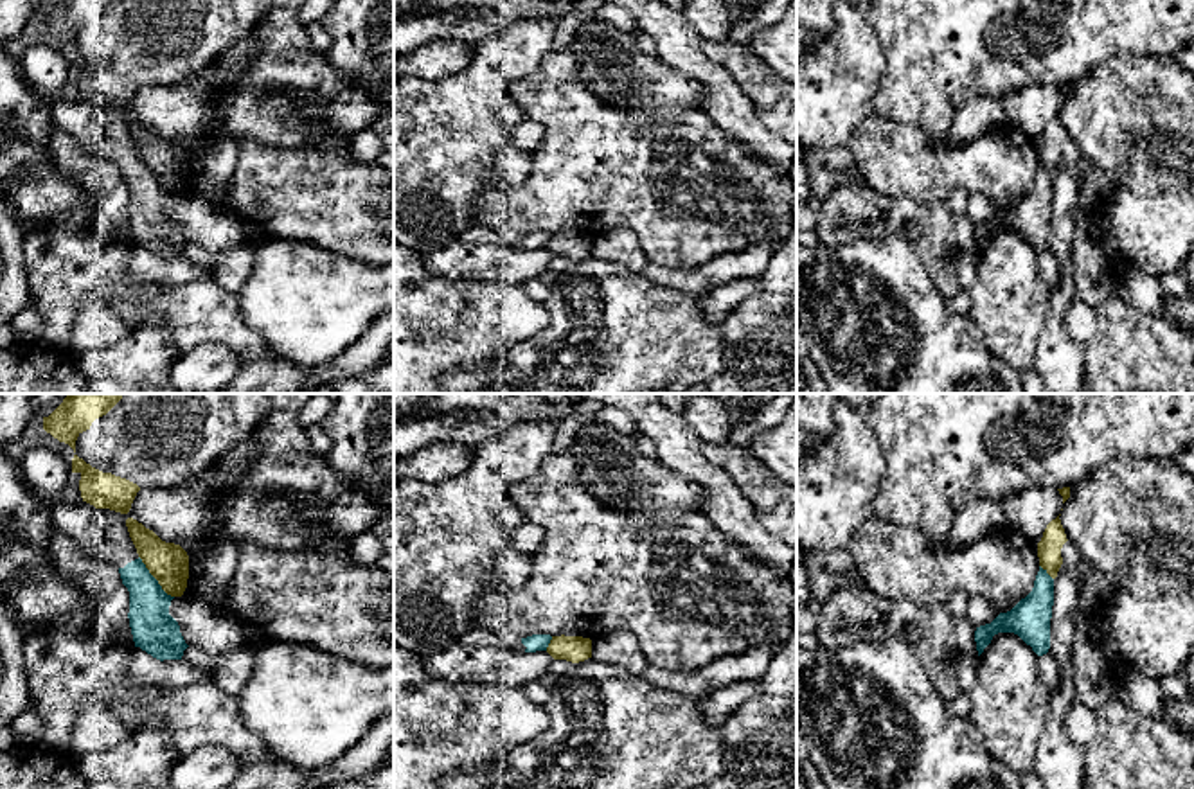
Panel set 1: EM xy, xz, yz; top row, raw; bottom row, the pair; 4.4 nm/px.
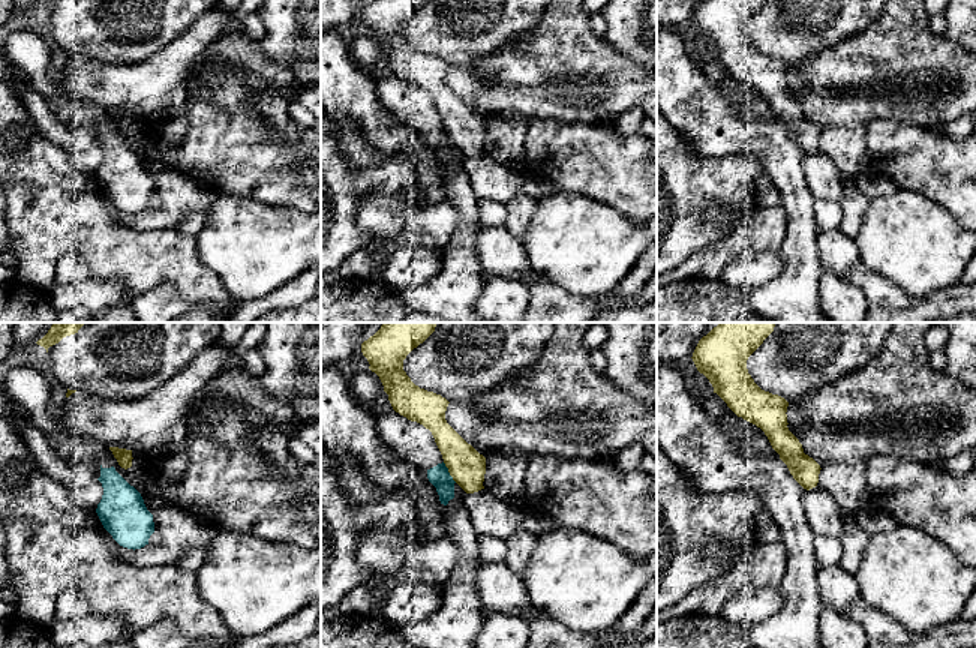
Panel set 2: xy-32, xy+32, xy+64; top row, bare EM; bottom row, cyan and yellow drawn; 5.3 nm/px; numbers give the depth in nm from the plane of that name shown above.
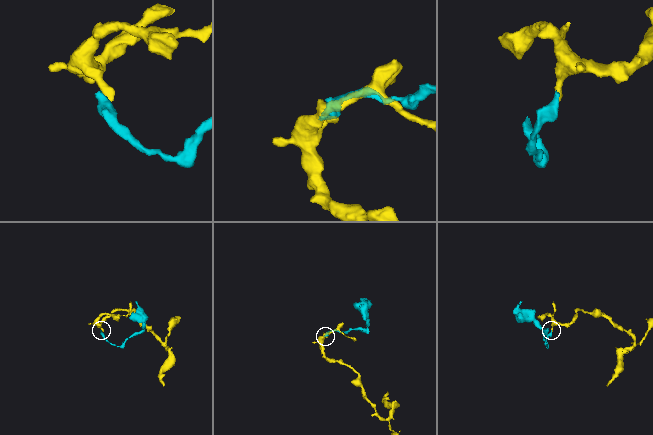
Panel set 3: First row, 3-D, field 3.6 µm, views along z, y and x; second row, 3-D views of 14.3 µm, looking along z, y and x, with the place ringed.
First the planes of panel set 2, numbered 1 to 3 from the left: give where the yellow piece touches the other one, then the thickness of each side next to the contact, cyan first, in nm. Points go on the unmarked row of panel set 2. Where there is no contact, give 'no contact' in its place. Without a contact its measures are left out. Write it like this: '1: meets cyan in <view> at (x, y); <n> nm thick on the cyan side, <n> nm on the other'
1: no contact
2: meets cyan in xy+32 at (449, 137); 110 nm thick on the cyan side, 200 nm on the other
3: no contact

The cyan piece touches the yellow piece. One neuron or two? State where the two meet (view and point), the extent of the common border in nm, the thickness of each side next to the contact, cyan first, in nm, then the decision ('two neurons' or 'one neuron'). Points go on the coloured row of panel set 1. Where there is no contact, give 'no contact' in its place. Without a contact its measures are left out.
contact xy (153, 577); length 240 nm; calibres 200 and 180 nm; two neurons

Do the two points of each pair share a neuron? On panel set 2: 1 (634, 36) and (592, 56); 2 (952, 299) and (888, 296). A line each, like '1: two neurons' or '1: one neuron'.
1: two neurons
2: one neuron

